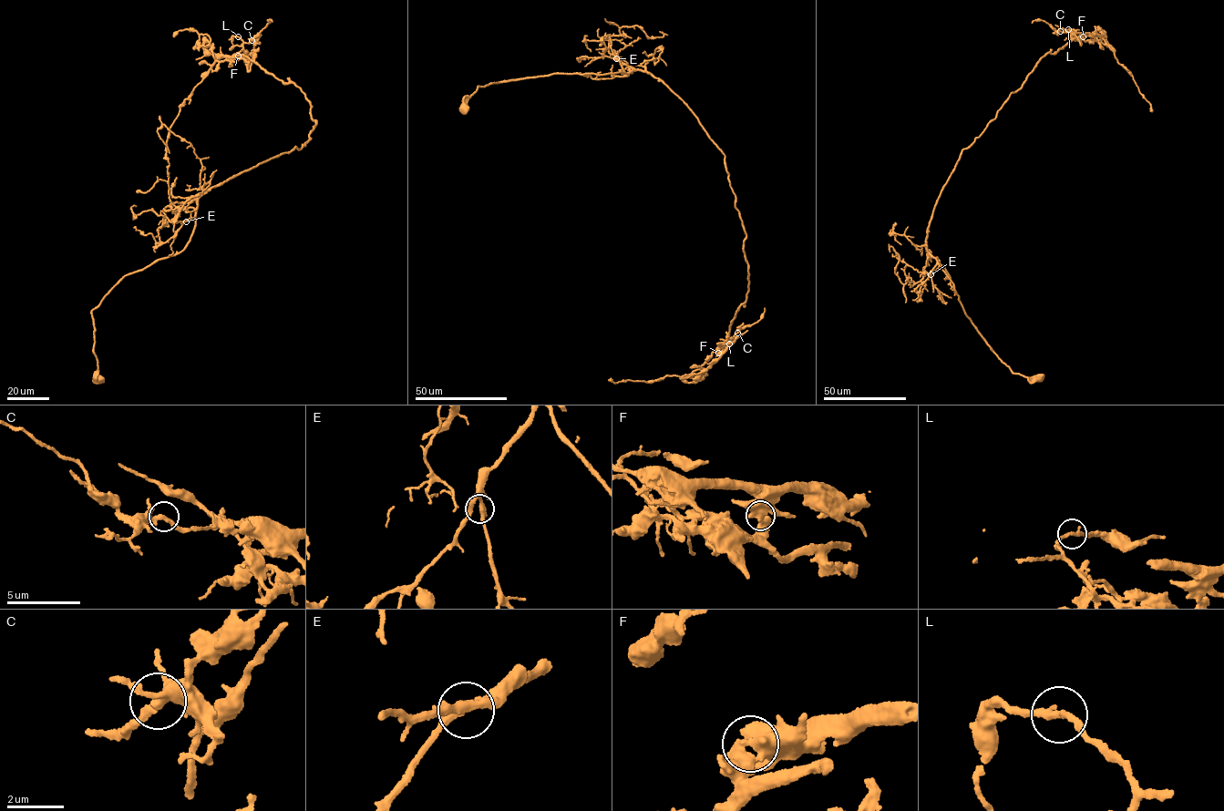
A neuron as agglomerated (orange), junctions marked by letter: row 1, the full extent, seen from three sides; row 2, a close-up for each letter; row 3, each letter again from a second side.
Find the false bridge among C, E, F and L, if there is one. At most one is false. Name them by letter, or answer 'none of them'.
F

